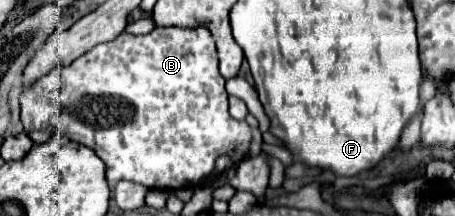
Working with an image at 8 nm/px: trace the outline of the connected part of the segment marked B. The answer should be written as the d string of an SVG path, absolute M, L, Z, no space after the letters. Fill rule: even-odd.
M155 27L147 35L121 33L117 39L87 51L69 67L55 67L35 85L37 123L29 123L29 137L33 143L47 143L53 135L61 133L93 149L107 167L105 175L109 185L127 179L149 189L173 191L205 181L213 173L215 157L223 153L235 153L239 159L247 155L251 129L245 121L237 121L229 115L225 79L219 73L213 37L205 27Z

